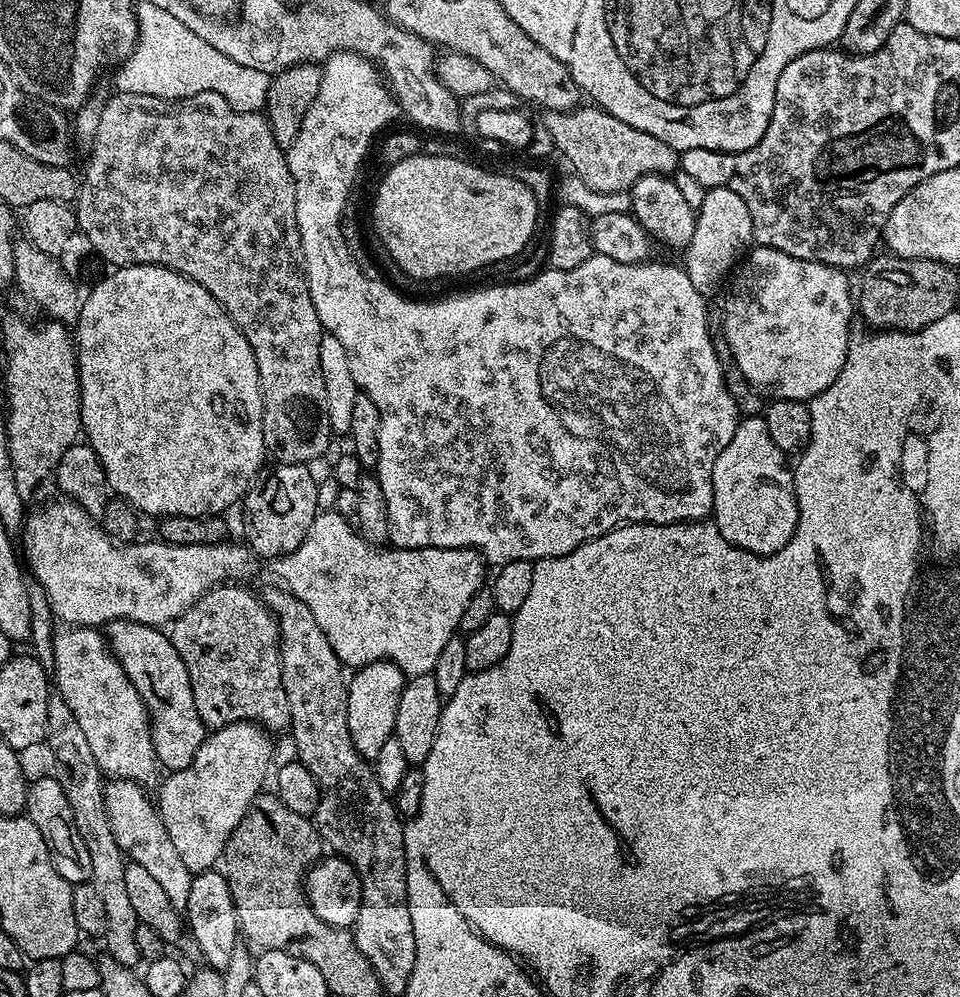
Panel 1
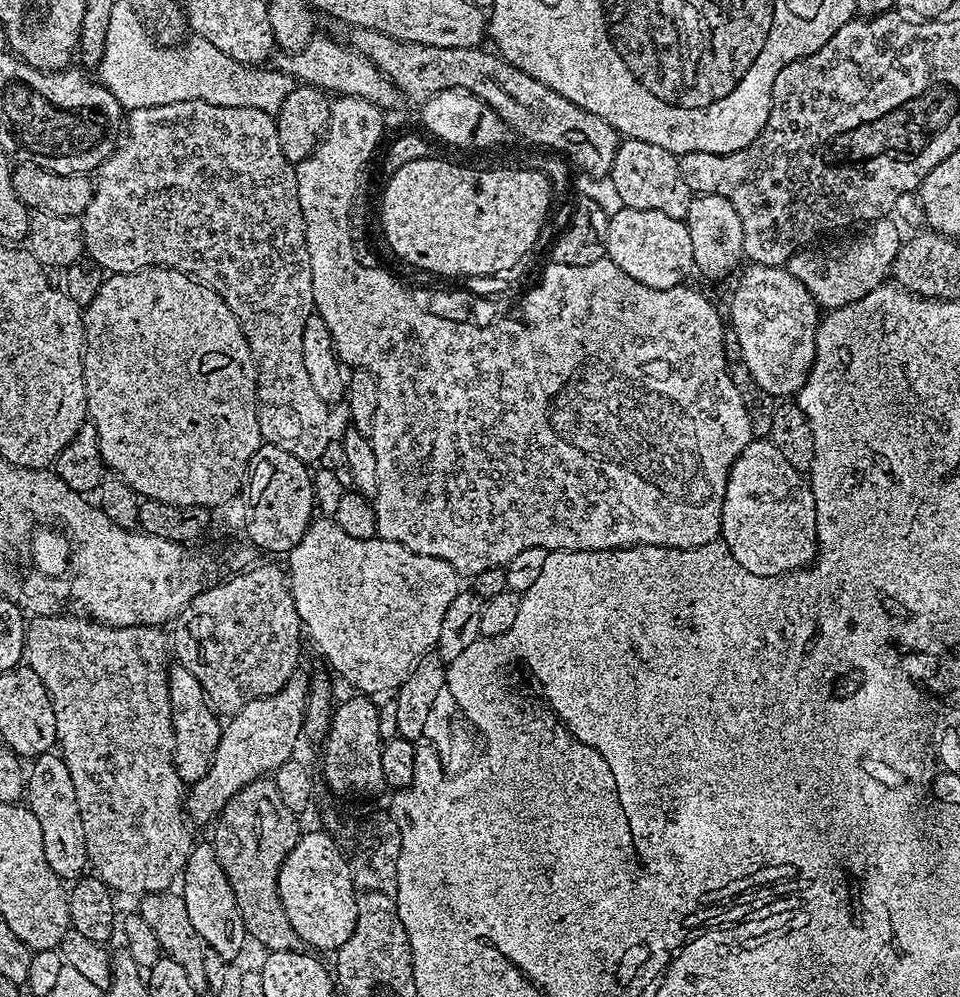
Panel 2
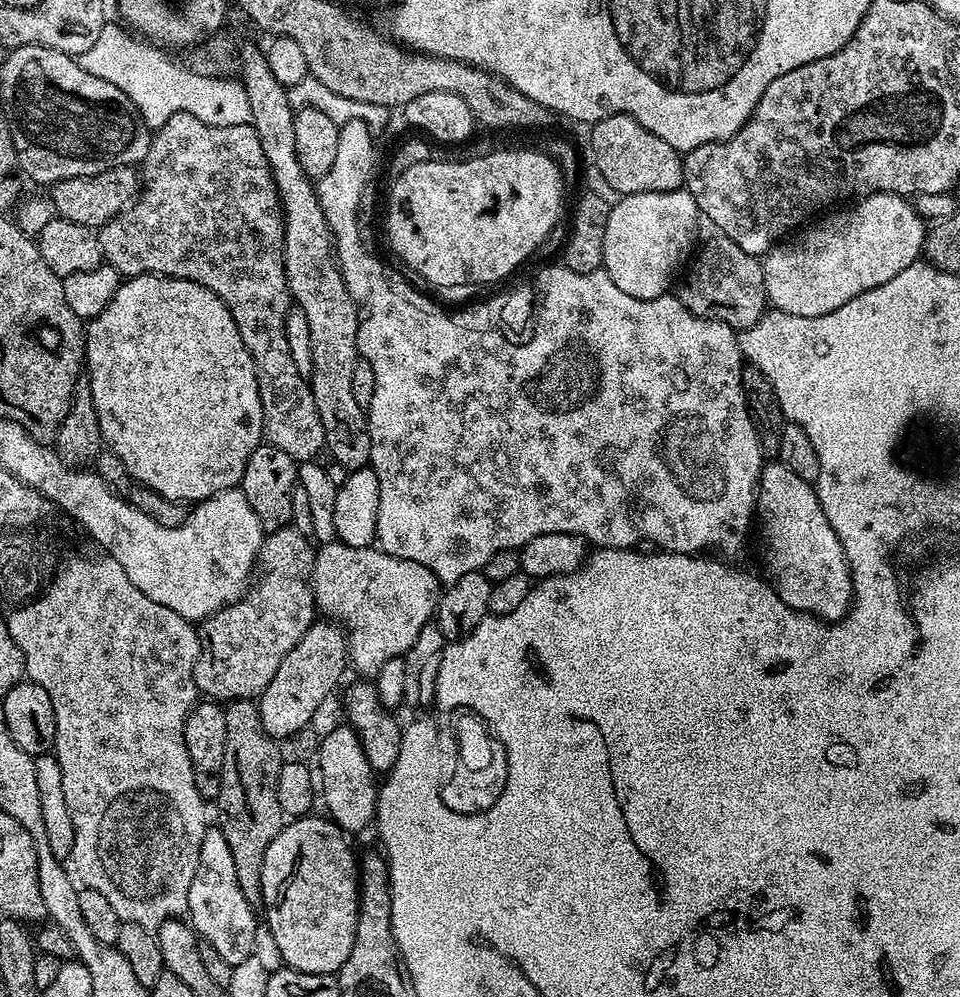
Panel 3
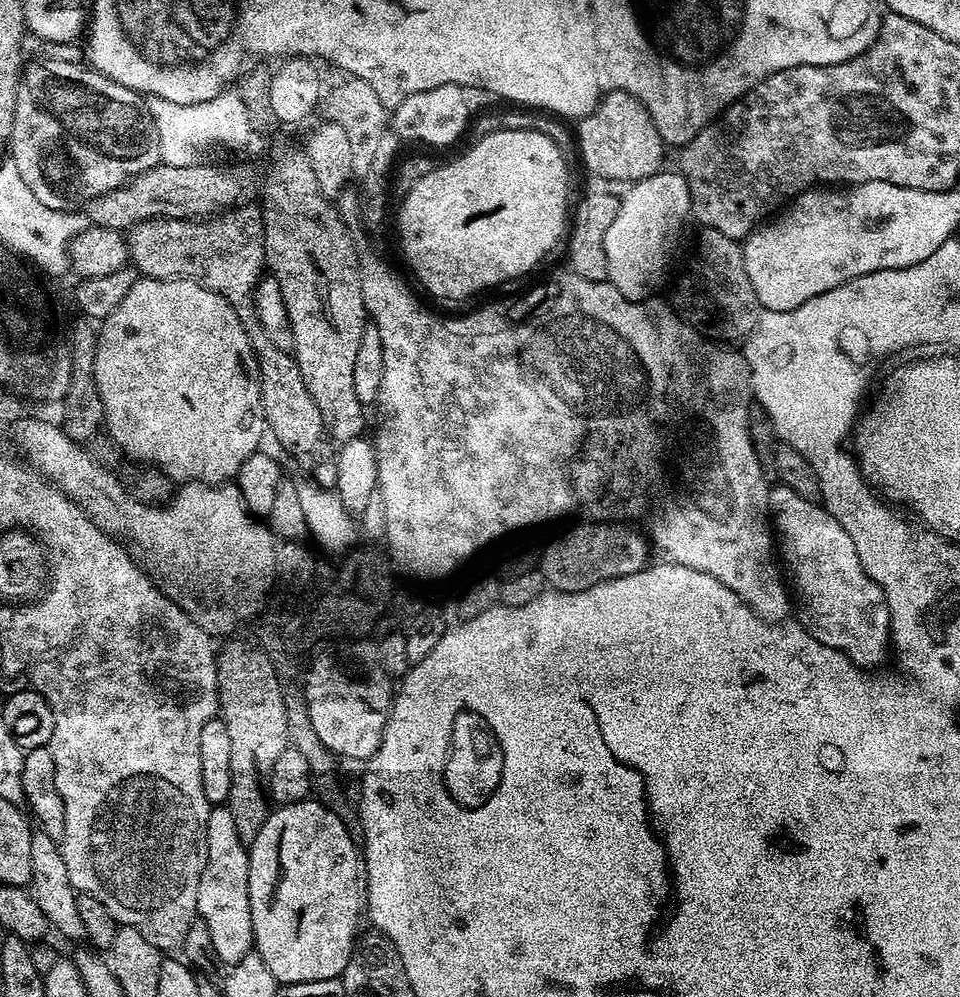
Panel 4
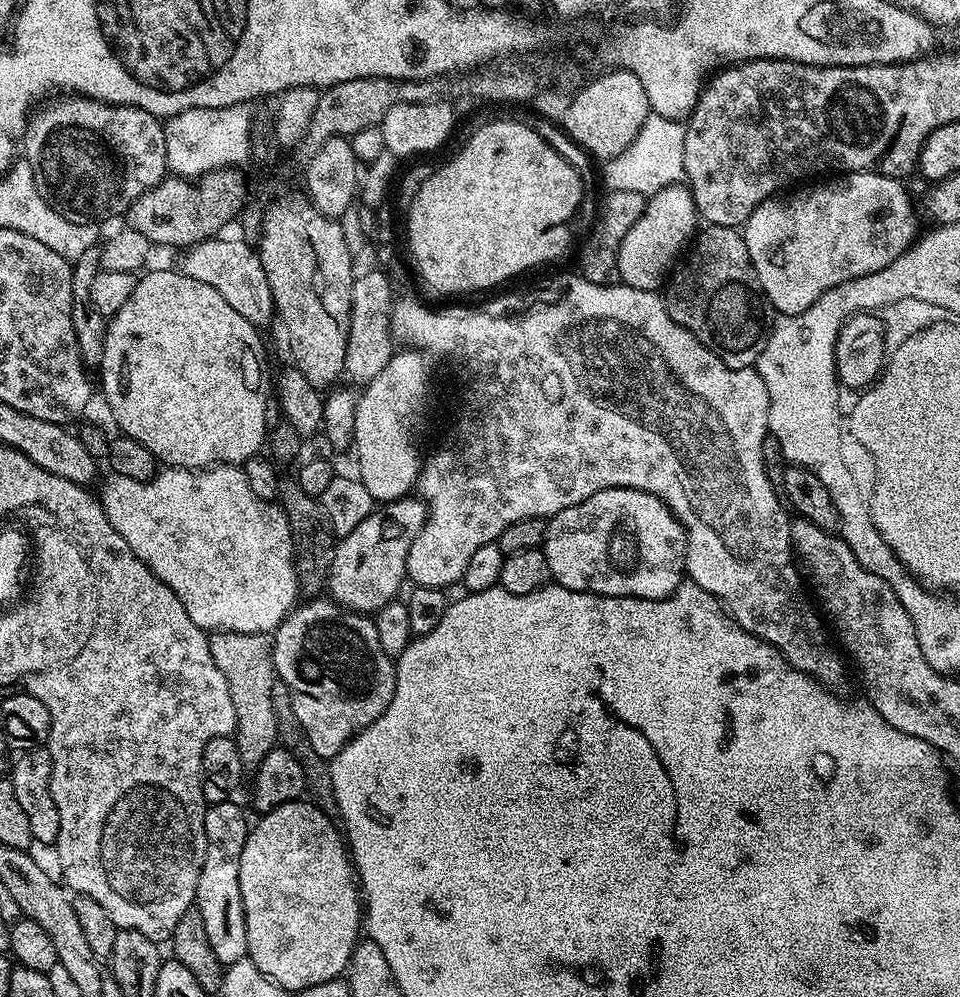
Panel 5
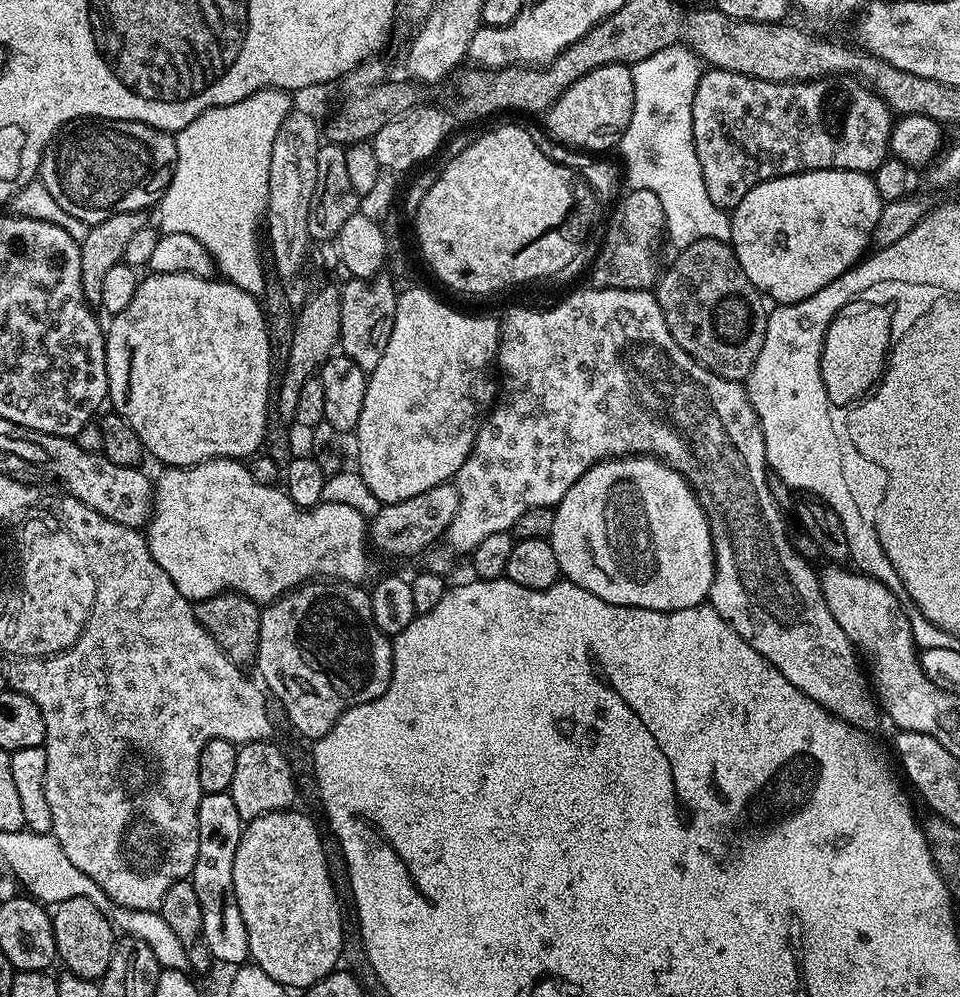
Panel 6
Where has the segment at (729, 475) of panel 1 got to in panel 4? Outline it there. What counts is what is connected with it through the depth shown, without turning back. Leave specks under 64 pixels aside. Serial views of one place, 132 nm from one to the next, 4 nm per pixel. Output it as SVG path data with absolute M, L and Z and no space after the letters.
M777 483L770 492L770 516L782 545L783 563L786 568L788 563L788 568L792 571L790 588L794 593L794 604L798 612L800 608L799 623L804 631L809 632L818 642L822 642L822 646L845 652L858 668L873 670L872 668L878 667L887 656L889 659L892 615L886 602L886 594L882 594L878 582L874 582L867 568L862 566L850 534L846 534L839 520L834 519L827 508L817 501L802 498L802 494L796 494L781 483Z

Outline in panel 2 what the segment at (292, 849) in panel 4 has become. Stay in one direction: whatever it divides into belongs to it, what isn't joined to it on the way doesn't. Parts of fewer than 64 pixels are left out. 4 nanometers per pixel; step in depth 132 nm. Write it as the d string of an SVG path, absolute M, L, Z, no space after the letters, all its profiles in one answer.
M305 831L296 841L294 850L290 850L286 862L280 864L280 897L288 921L301 941L309 949L332 954L354 934L358 906L344 849L337 844L335 836L319 831Z

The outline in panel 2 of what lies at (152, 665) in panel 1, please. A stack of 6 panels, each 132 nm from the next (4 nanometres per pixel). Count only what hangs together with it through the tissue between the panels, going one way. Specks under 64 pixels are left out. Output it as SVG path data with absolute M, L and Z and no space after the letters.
M178 662L173 663L168 668L168 693L172 703L174 742L176 743L174 762L176 763L180 783L191 786L197 784L203 778L206 770L210 770L214 750L218 750L222 720L210 707L198 678L194 678L194 674L190 674L190 670L186 670Z

